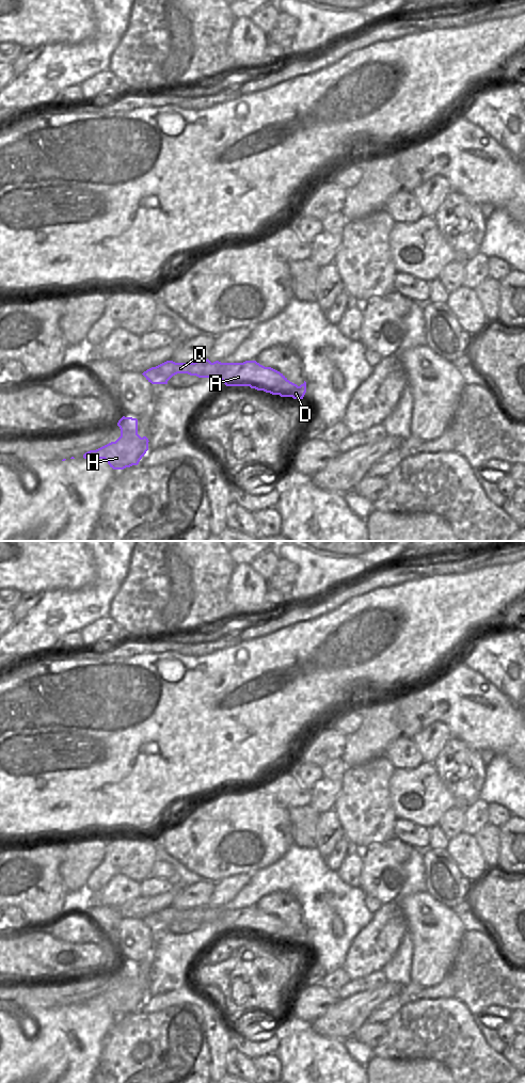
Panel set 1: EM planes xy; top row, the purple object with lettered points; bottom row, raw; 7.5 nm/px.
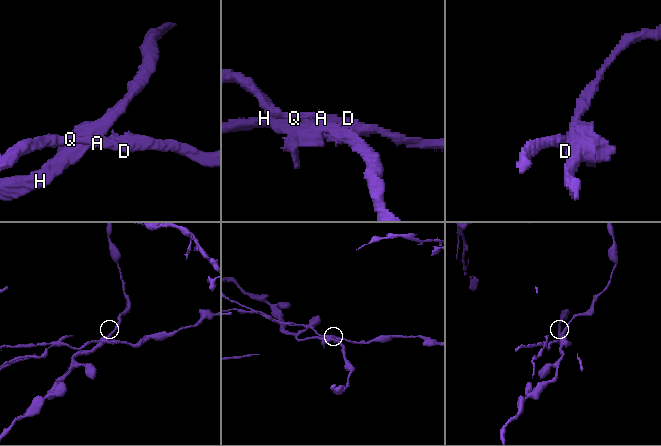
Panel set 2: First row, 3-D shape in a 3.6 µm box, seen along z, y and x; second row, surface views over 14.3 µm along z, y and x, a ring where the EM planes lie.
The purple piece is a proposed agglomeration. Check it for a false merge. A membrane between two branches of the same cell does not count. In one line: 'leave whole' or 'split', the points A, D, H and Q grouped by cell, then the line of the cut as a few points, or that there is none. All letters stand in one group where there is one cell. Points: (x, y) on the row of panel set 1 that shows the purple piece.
split | A D Q / H | xy (222, 379), (228, 385)

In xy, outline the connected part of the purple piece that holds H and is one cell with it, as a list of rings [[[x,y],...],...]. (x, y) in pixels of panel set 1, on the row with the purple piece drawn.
[[[123,416],[117,426],[121,436],[96,450],[83,455],[84,459],[105,459],[113,469],[138,465],[148,450],[148,439],[138,434],[138,419]]]

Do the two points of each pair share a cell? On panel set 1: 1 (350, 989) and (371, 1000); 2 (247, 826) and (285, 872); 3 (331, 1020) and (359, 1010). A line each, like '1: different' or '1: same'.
1: different
2: different
3: same

